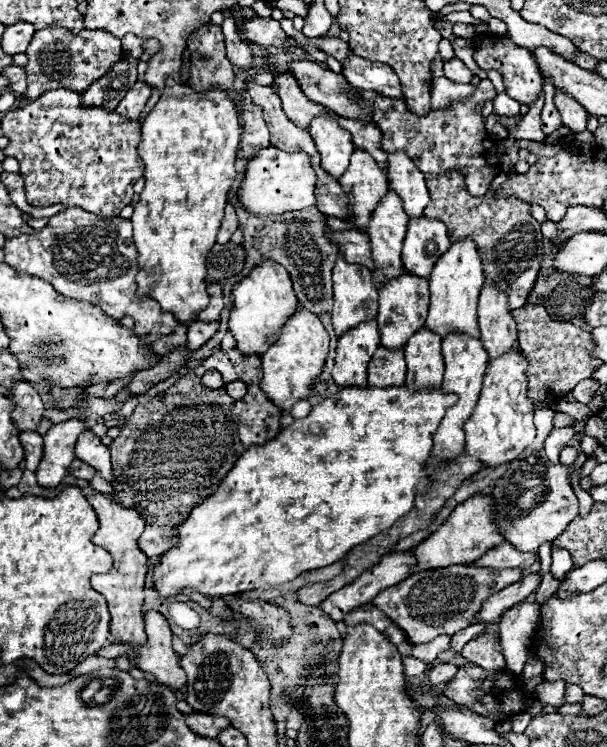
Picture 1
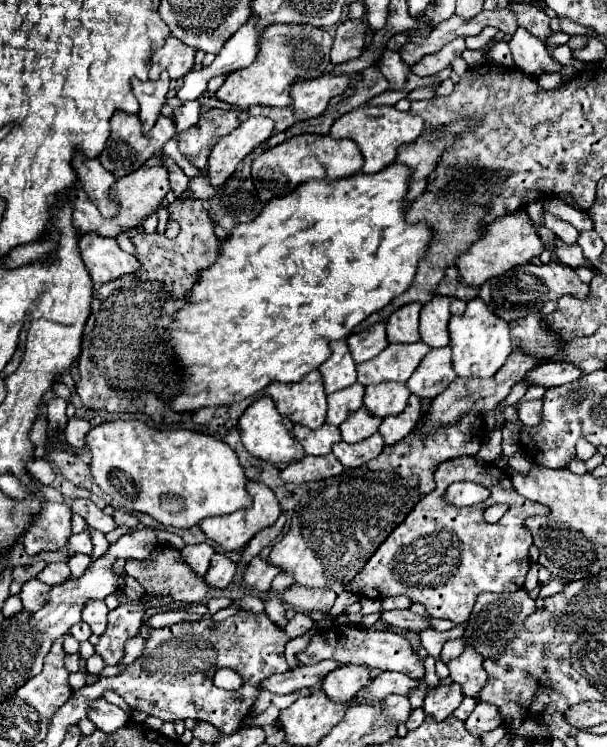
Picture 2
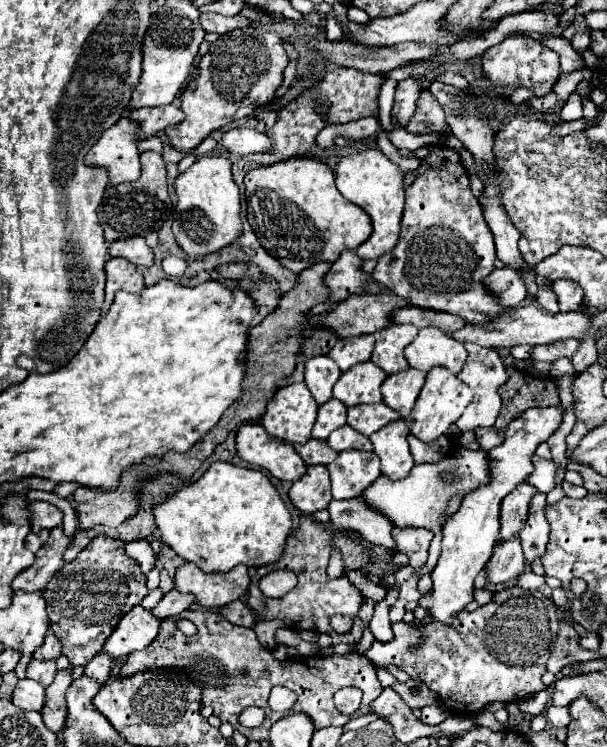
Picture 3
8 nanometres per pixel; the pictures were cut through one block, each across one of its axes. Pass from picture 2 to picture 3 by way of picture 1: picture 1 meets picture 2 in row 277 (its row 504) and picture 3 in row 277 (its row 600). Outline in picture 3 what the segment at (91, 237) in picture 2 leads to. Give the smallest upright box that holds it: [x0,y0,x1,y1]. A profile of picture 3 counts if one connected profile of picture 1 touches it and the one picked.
[106,258,144,302]

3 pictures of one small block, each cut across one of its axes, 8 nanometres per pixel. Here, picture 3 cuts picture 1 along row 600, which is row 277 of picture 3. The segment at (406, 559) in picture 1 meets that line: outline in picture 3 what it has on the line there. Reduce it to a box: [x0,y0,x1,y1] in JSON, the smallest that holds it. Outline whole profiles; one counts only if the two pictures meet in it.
[324,250,372,302]

